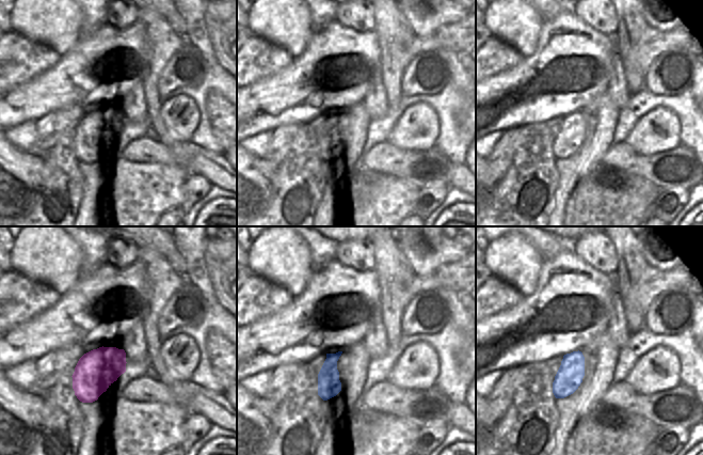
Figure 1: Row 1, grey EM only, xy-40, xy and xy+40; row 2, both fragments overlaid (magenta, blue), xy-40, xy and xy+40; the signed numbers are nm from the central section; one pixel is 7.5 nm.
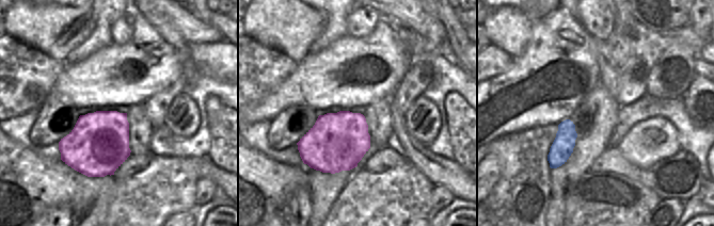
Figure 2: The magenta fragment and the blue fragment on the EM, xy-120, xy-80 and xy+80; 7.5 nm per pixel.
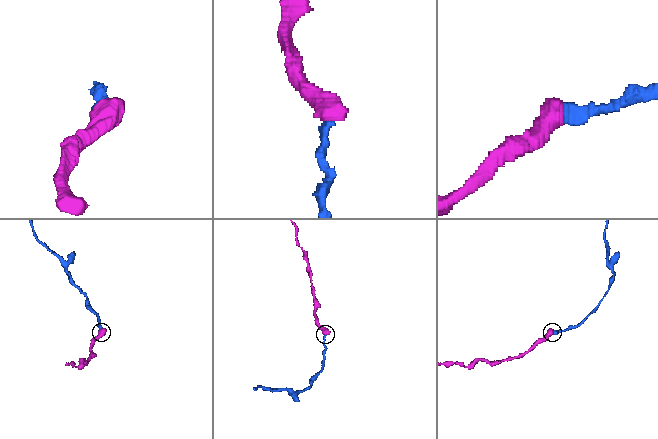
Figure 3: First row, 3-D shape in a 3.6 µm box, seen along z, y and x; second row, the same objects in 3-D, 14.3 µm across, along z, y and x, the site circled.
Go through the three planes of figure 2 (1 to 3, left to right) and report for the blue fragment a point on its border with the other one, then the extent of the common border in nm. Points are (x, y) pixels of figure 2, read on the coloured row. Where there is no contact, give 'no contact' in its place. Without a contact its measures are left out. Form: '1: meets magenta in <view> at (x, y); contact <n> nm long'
1: no contact
2: no contact
3: no contact

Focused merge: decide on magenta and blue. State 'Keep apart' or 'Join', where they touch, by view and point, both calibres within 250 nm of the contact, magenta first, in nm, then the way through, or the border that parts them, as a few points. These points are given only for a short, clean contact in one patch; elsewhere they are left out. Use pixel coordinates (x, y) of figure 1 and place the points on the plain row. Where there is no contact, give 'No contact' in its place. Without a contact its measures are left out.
Join. No contact

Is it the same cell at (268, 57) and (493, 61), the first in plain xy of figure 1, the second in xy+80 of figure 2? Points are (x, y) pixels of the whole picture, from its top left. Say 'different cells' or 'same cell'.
same cell

